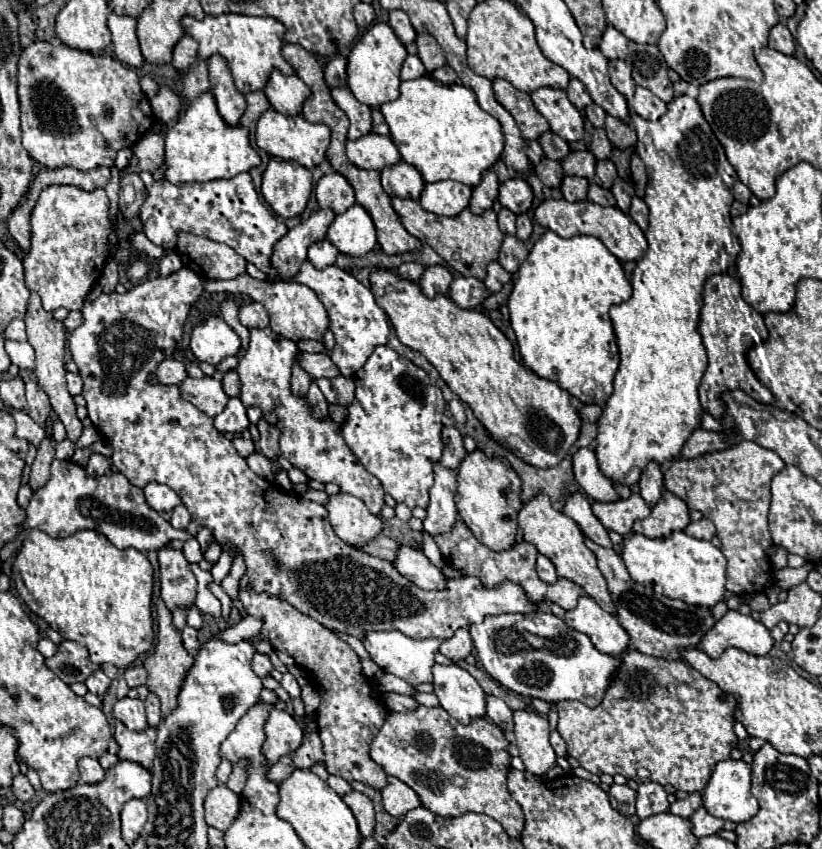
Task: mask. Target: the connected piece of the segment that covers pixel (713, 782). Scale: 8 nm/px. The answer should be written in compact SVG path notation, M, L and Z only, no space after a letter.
M734 759L716 763L714 771L710 773L710 781L706 789L702 791L702 805L706 807L710 815L720 817L724 821L744 823L752 819L758 813L758 801L750 793L750 765L744 761L734 761Z

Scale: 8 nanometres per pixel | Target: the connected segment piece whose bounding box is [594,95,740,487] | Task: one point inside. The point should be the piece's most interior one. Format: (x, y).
(654, 409)

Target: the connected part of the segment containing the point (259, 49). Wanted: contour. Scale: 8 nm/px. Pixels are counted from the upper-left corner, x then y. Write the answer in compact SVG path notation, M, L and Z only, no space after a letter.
M206 15L202 21L194 17L184 17L182 27L186 35L198 41L198 57L208 59L212 55L220 55L228 61L228 67L232 71L236 89L240 93L252 93L264 89L264 85L270 79L270 71L276 67L282 75L294 75L294 69L284 61L280 47L282 47L282 35L286 27L270 17L252 17L252 15Z

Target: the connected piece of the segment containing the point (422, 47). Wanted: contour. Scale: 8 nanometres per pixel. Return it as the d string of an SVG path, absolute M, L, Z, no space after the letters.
M420 33L416 37L416 43L418 43L418 57L424 63L428 73L432 73L434 69L438 69L438 67L442 67L446 63L446 59L442 55L442 49L440 49L438 41L432 35Z

